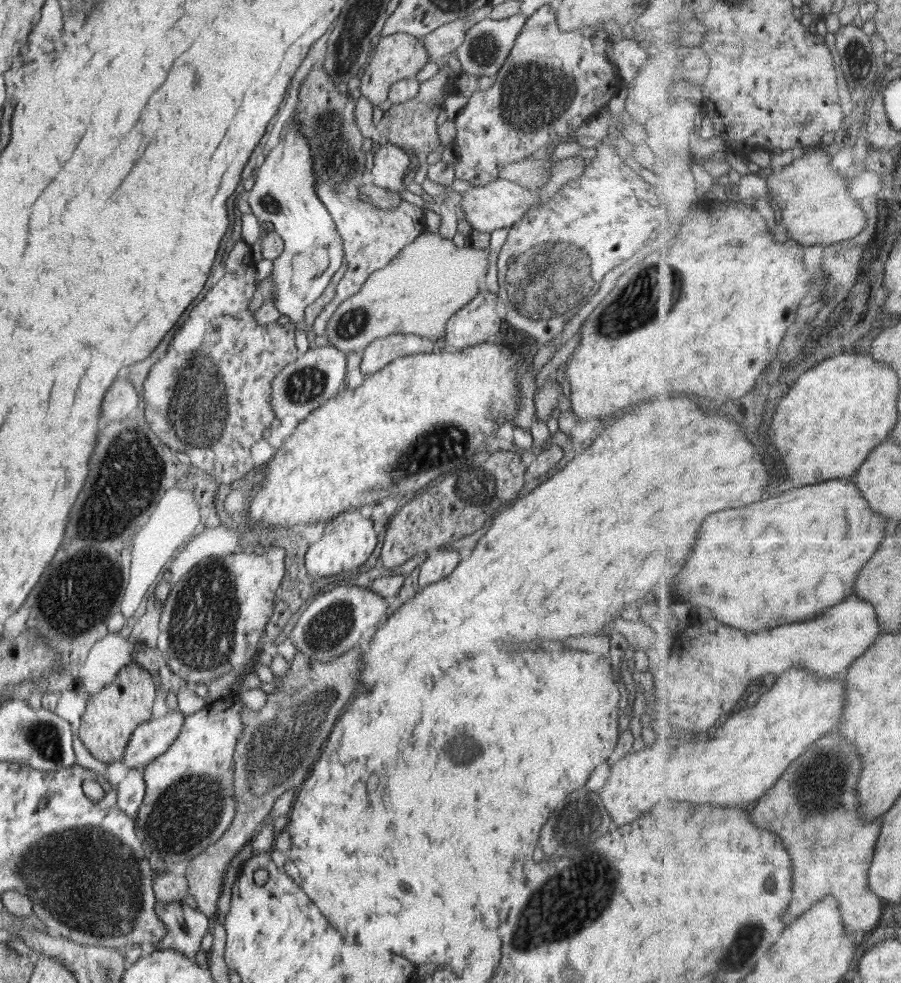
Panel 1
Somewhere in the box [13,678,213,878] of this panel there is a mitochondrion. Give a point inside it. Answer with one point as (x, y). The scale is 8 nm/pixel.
(43, 737)

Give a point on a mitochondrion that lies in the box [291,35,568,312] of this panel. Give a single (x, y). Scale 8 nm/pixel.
(328, 118)

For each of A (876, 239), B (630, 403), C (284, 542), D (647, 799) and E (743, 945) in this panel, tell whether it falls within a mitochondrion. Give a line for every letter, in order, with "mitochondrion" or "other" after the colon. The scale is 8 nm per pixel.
A: other
B: other
C: other
D: other
E: mitochondrion

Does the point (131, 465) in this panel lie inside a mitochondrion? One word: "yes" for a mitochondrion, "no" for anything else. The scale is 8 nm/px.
yes

